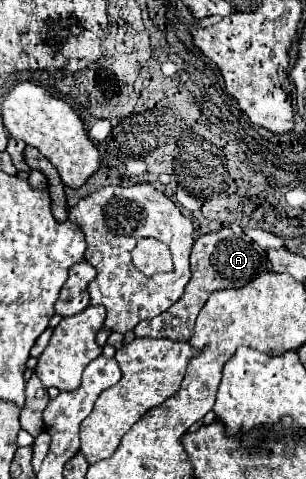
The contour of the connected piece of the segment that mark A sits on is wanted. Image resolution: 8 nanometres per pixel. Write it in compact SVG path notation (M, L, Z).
M222 228L218 232L210 232L210 234L202 234L192 248L192 258L190 258L190 266L192 266L192 278L184 288L182 298L168 308L166 312L162 312L160 316L152 318L152 320L144 320L134 328L134 336L142 338L168 338L168 340L178 340L178 342L186 342L194 330L194 322L196 316L200 312L200 308L204 306L204 302L208 300L208 296L216 290L224 290L224 288L242 288L246 286L250 280L254 280L260 272L266 270L266 250L262 250L256 242L252 242L246 236L236 236L230 228Z

